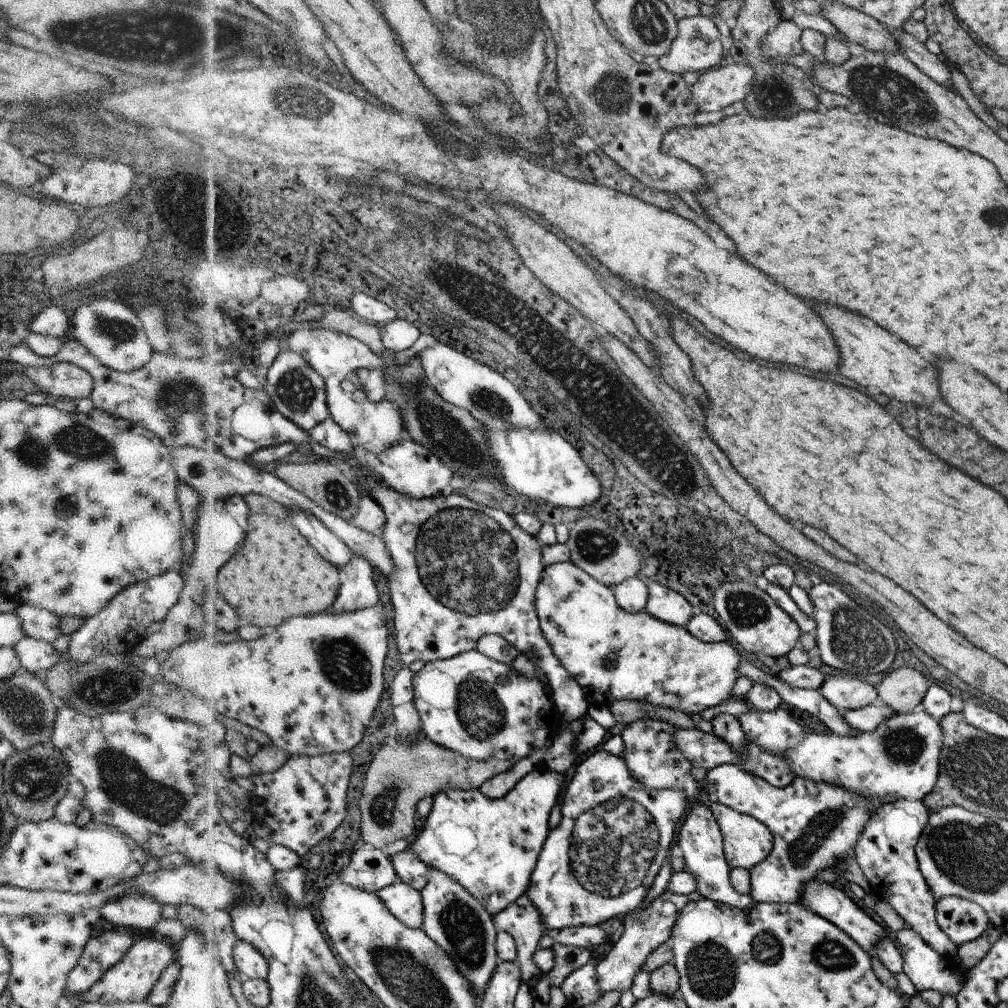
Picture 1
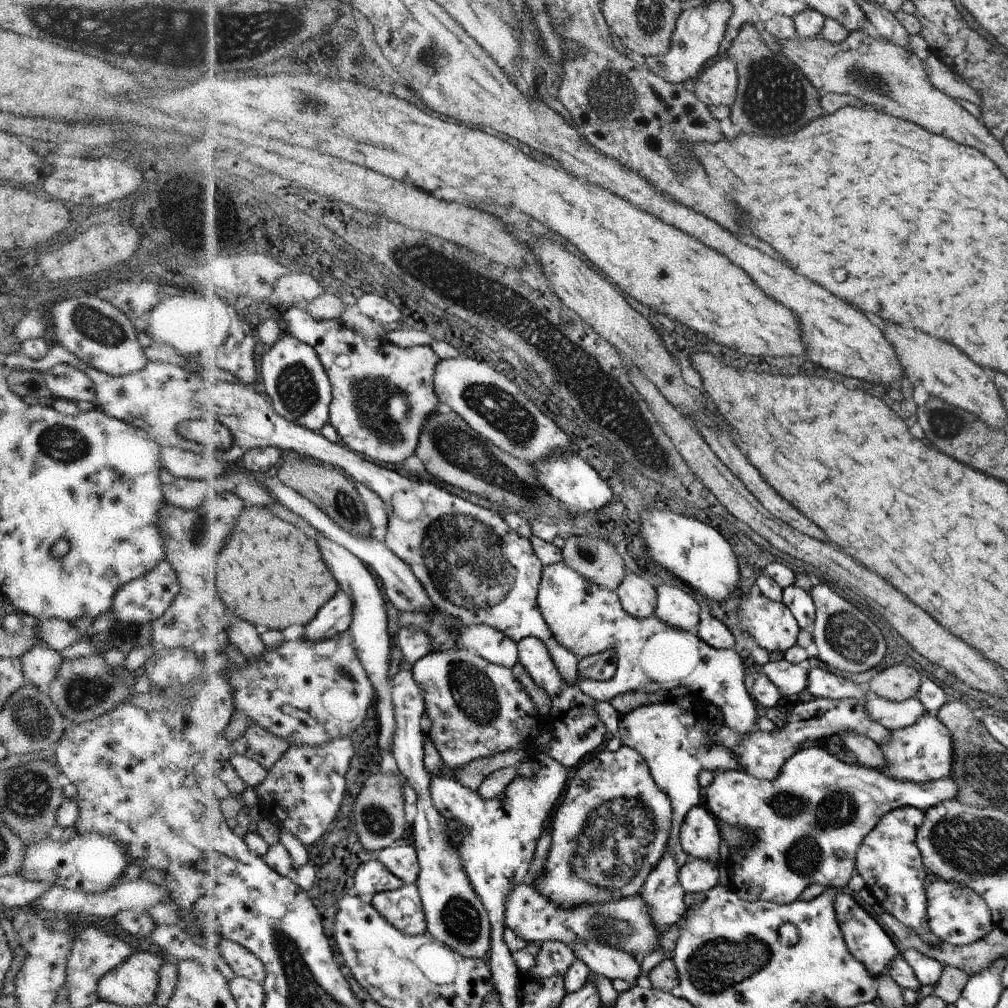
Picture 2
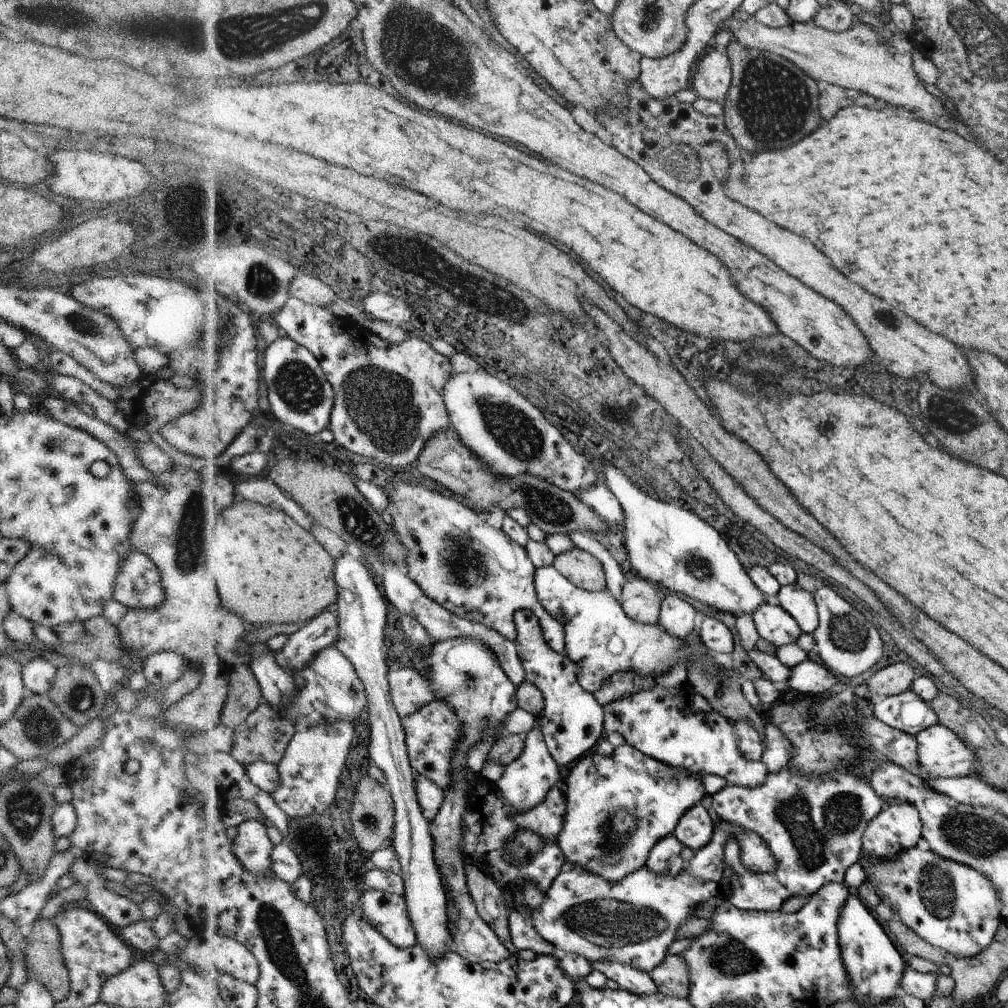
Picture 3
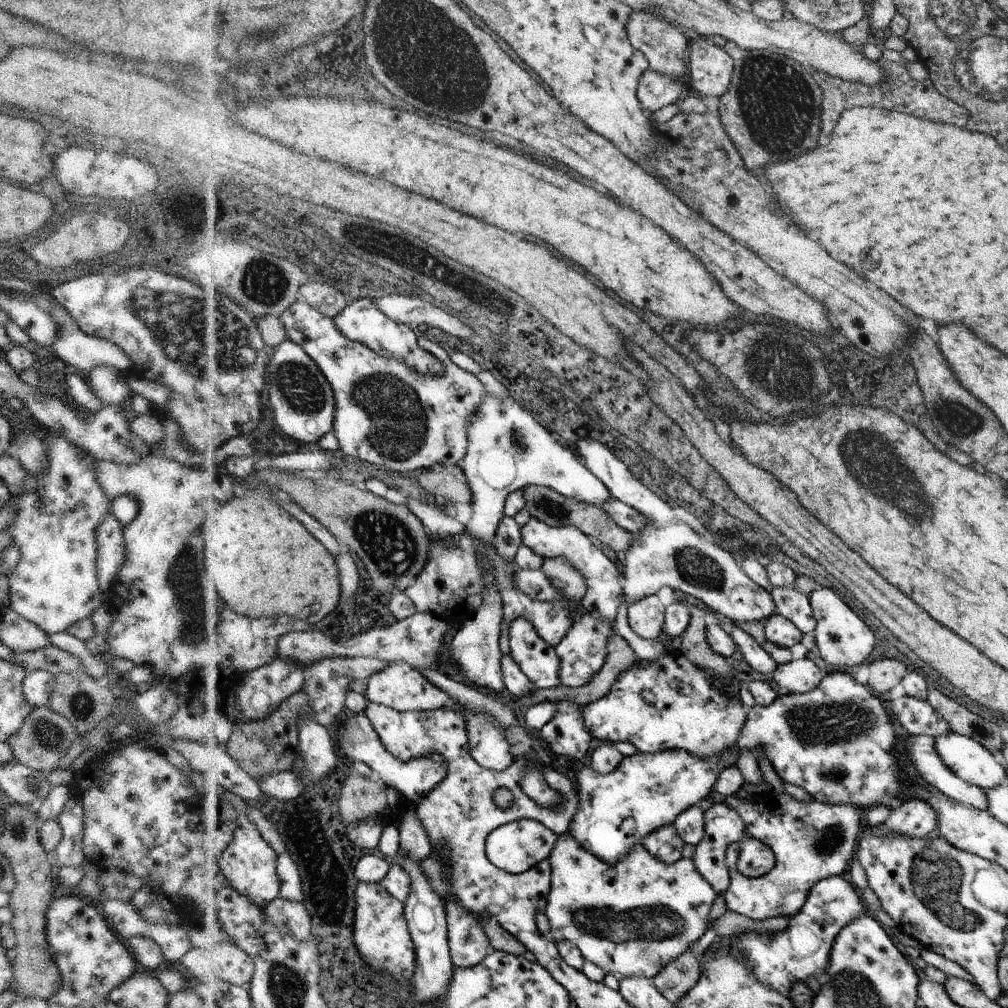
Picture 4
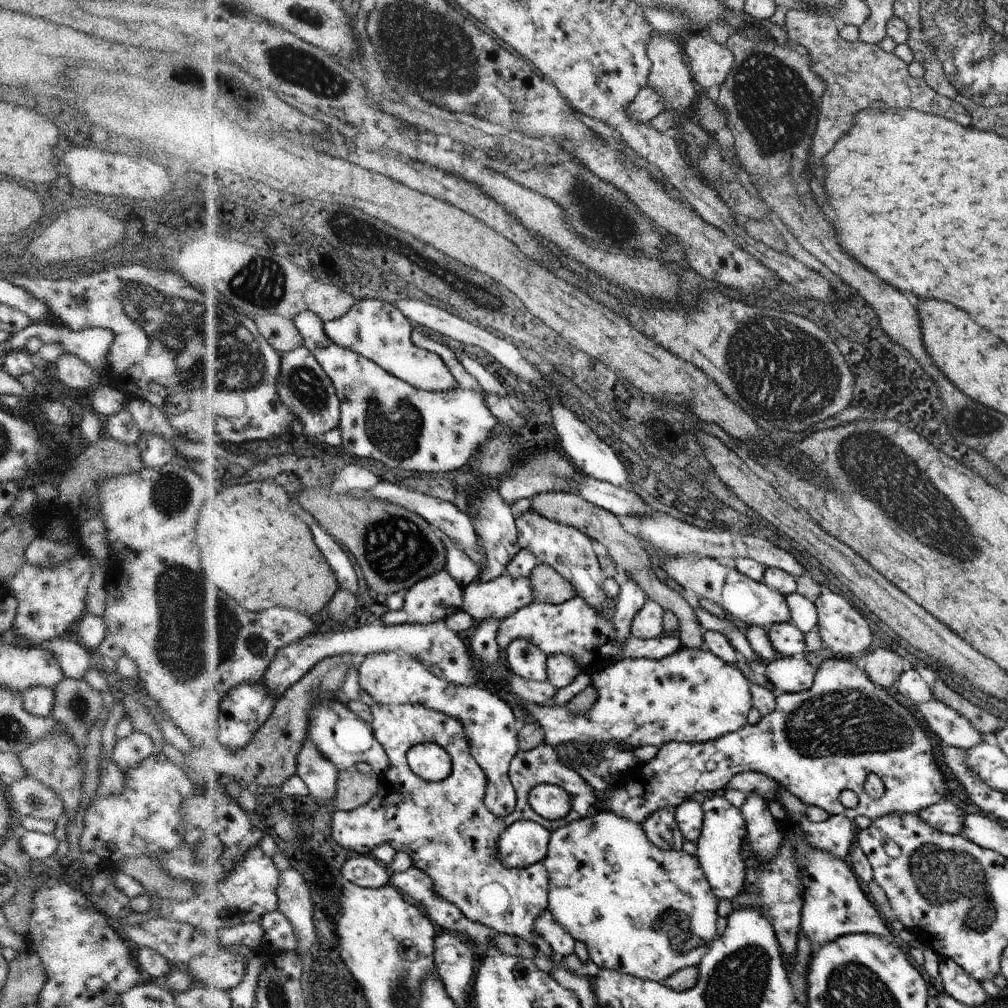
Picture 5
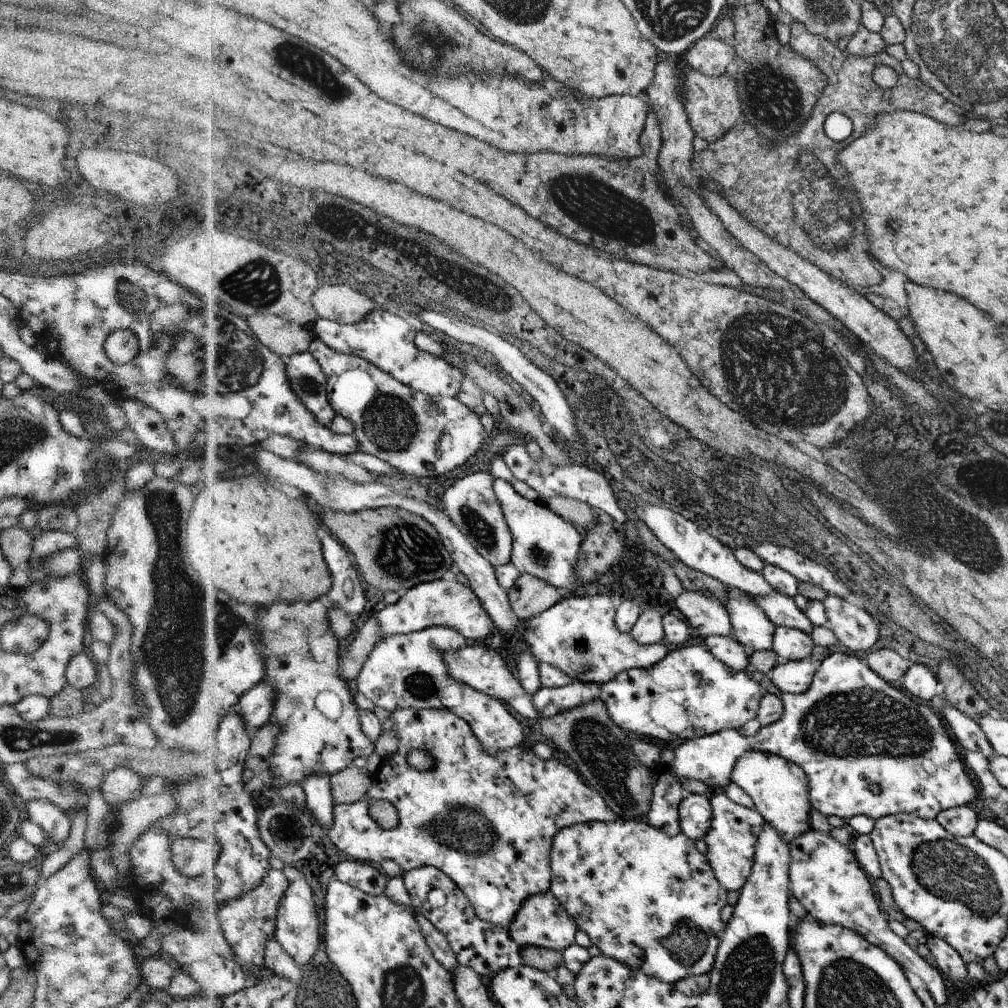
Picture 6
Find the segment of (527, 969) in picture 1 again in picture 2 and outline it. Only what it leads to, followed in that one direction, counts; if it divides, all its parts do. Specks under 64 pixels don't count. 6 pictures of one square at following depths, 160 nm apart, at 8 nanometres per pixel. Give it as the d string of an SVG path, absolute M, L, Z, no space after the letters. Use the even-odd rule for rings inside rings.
M524 882L516 884L506 897L505 926L517 932L518 936L528 943L541 944L544 940L563 939L566 945L574 949L577 943L595 940L623 950L641 962L644 956L660 949L664 936L657 931L642 896L644 894L636 893L610 902L582 903L577 904L577 907L565 909Z

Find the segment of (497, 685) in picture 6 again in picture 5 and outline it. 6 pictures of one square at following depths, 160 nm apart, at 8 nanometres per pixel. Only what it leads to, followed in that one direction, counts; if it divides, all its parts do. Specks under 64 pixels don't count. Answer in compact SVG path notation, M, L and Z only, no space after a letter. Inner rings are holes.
M380 620L362 624L347 632L312 634L297 643L284 647L264 678L265 684L280 700L295 684L298 684L322 660L336 655L353 654L359 660L374 653L400 651L410 653L424 661L434 673L455 685L469 687L476 685L481 667L464 642L456 635L446 621L423 625L420 623L388 626ZM682 646L665 659L622 659L594 673L591 684L596 689L597 699L584 717L572 714L566 706L545 707L518 698L523 708L545 729L544 744L554 747L559 743L578 741L583 744L597 740L608 749L618 746L635 749L644 745L660 748L672 741L708 742L744 727L753 707L752 690L742 671L718 658L708 648Z

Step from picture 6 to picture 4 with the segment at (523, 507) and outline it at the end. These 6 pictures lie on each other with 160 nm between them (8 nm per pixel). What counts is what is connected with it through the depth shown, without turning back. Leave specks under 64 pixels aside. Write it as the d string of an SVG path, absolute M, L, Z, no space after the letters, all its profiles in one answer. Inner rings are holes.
M531 516L528 523L521 527L521 537L524 545L530 547L544 559L564 559L569 561L585 577L585 583L588 585L585 598L581 599L583 608L592 616L602 620L602 622L609 622L611 625L614 625L624 594L622 575L618 573L615 563L608 560L588 540L588 535L575 526L554 527Z

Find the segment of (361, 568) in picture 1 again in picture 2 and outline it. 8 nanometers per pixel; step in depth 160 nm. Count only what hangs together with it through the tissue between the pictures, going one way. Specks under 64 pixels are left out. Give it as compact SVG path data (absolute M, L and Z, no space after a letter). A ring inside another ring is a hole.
M343 591L326 604L319 615L306 626L305 638L307 641L329 641L341 639L351 627L353 621L354 601Z

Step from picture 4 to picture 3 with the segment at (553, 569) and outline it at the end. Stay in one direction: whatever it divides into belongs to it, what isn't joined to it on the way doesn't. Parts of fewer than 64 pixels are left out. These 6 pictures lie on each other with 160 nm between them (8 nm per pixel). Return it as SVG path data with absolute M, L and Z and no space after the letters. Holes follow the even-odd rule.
M574 546L569 551L556 555L551 564L578 588L587 591L606 591L602 564L587 551Z

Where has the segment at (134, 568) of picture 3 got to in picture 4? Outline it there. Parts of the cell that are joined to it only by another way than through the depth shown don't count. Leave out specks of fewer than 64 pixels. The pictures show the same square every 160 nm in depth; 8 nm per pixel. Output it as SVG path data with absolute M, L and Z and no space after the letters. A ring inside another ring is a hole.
M110 512L104 514L103 521L95 530L98 545L98 586L102 593L113 586L113 580L126 560L123 527L114 513Z

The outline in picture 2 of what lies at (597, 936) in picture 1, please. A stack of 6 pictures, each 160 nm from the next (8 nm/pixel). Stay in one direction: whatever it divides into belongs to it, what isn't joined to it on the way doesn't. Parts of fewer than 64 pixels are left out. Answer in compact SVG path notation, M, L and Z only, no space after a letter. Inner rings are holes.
M591 940L588 943L577 943L573 951L576 958L590 967L592 973L605 976L611 981L626 980L636 985L642 976L640 962L623 950Z

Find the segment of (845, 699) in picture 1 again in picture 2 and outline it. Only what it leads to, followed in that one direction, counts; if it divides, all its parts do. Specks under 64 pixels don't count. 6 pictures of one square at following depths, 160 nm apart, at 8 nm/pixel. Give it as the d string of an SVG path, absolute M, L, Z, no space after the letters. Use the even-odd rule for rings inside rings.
M808 667L805 689L814 698L819 699L843 699L846 697L864 699L866 694L864 684L857 685L847 678L836 676L836 674L822 670L819 667Z

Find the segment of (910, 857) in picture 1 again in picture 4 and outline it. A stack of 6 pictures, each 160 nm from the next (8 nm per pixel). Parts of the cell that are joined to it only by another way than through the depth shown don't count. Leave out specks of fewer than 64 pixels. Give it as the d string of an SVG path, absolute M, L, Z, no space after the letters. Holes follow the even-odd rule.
M910 799L902 803L896 811L881 814L882 821L868 831L902 833L907 837L928 837L939 830L939 814L926 801Z

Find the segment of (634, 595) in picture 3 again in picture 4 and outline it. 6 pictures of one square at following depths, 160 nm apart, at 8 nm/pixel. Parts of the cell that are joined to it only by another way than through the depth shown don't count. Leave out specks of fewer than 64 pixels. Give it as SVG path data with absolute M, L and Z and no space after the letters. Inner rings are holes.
M650 595L628 605L627 615L631 629L640 638L650 638L656 641L664 636L665 607L657 595Z

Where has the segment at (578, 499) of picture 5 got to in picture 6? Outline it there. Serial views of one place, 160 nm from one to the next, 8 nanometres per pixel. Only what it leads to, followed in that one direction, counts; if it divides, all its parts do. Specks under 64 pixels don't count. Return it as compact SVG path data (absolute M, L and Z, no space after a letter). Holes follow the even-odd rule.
M548 497L542 502L555 513L558 513L558 516L564 517L571 523L578 524L584 530L588 530L592 523L600 520L600 516L598 516L599 511L594 510L585 502L576 499L568 497Z

